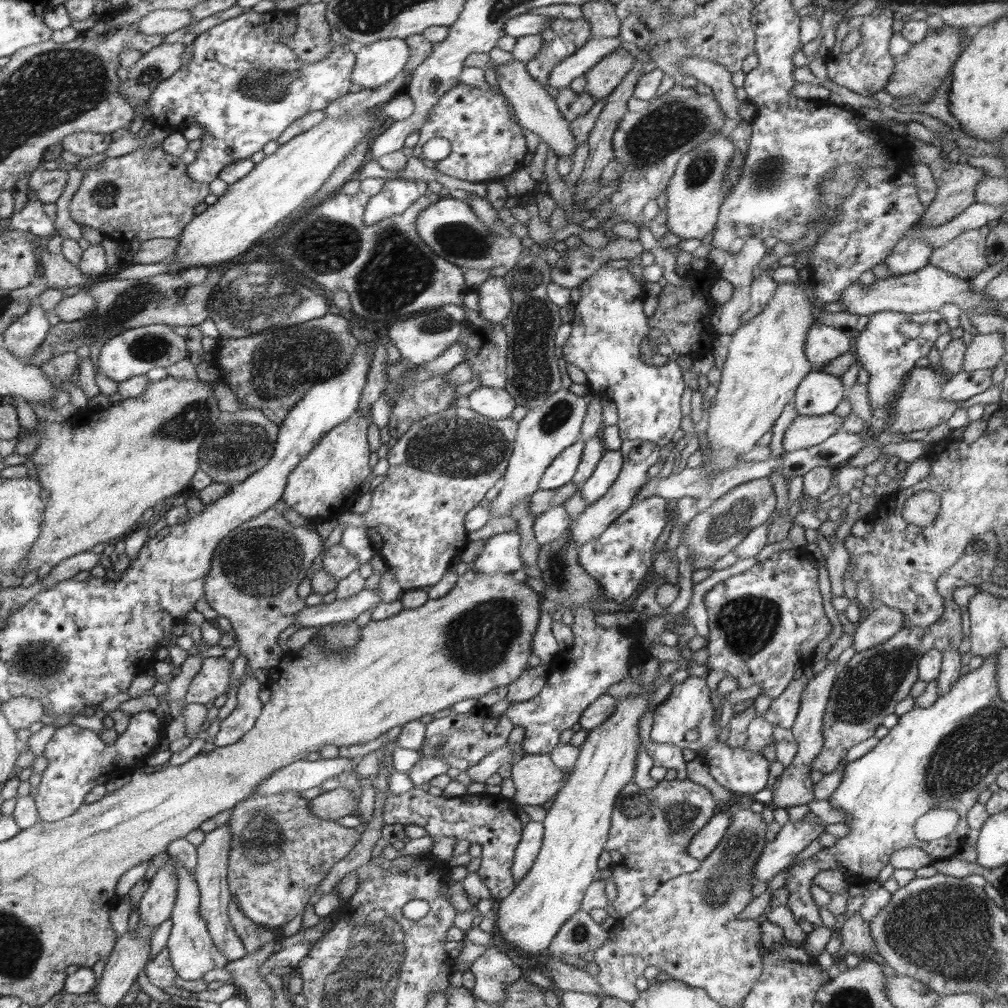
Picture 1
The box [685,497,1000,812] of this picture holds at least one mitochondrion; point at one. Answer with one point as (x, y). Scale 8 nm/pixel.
(865, 691)

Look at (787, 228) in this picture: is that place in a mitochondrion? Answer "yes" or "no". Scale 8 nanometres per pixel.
no

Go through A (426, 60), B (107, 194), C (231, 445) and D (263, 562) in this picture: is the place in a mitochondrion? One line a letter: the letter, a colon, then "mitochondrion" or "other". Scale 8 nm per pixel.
A: other
B: mitochondrion
C: mitochondrion
D: mitochondrion

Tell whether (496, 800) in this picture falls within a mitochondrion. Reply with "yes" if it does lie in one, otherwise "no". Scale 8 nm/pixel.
no

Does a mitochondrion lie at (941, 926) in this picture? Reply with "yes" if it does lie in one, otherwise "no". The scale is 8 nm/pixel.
yes

